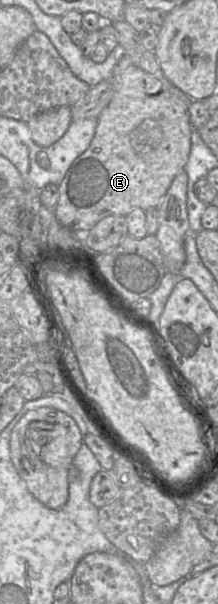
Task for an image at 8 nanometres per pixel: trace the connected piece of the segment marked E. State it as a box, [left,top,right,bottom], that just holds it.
[54,55,192,232]

